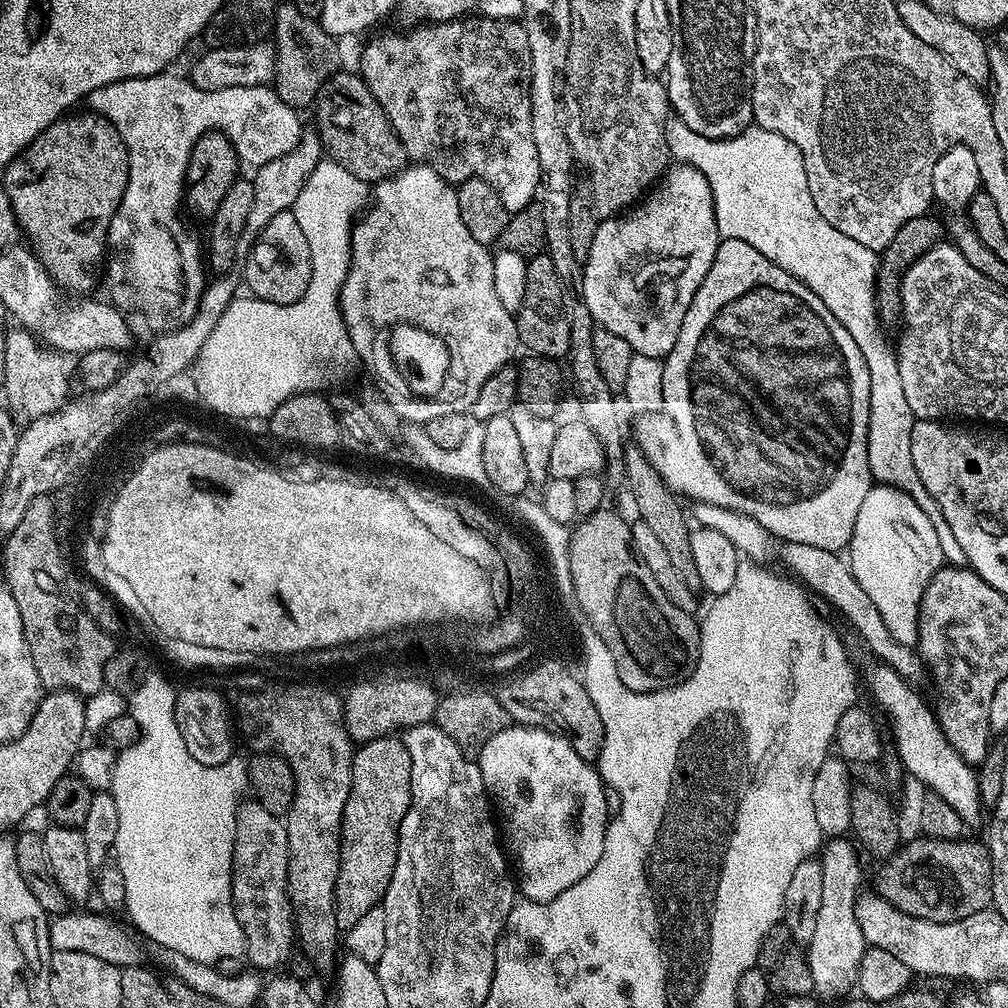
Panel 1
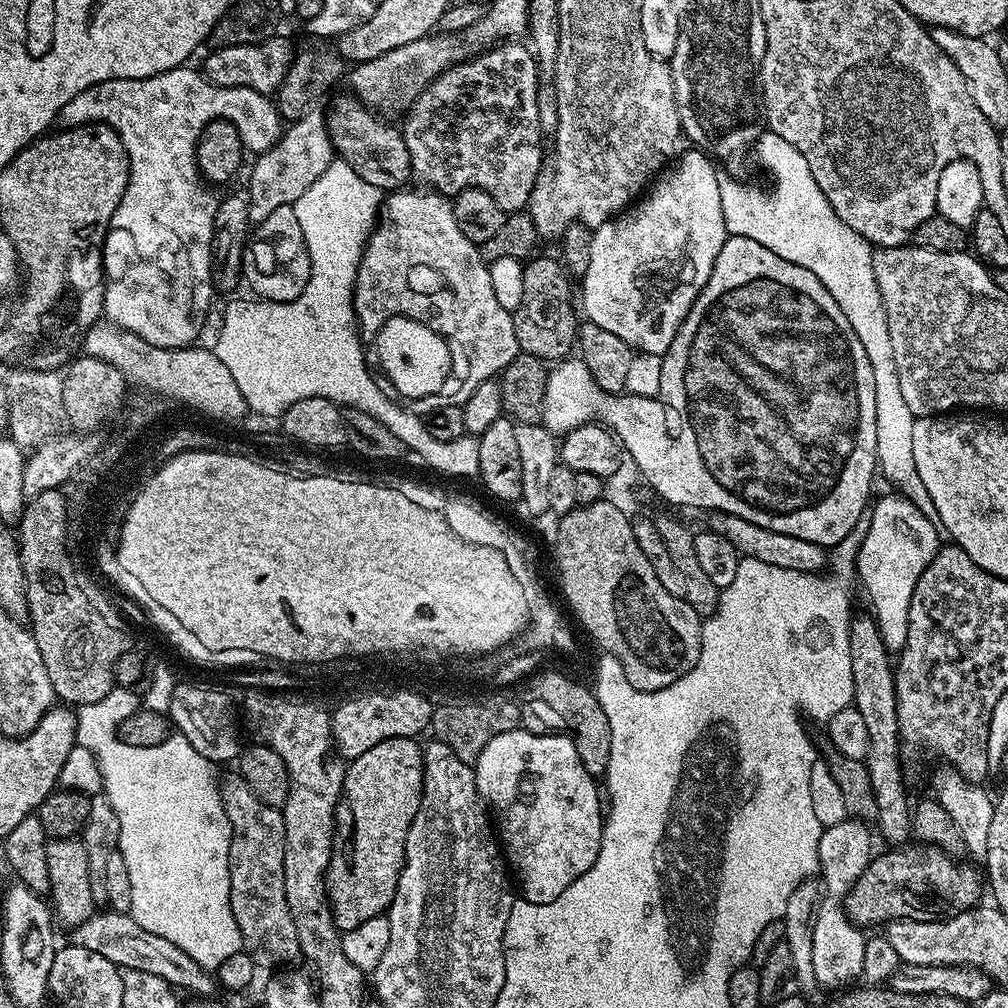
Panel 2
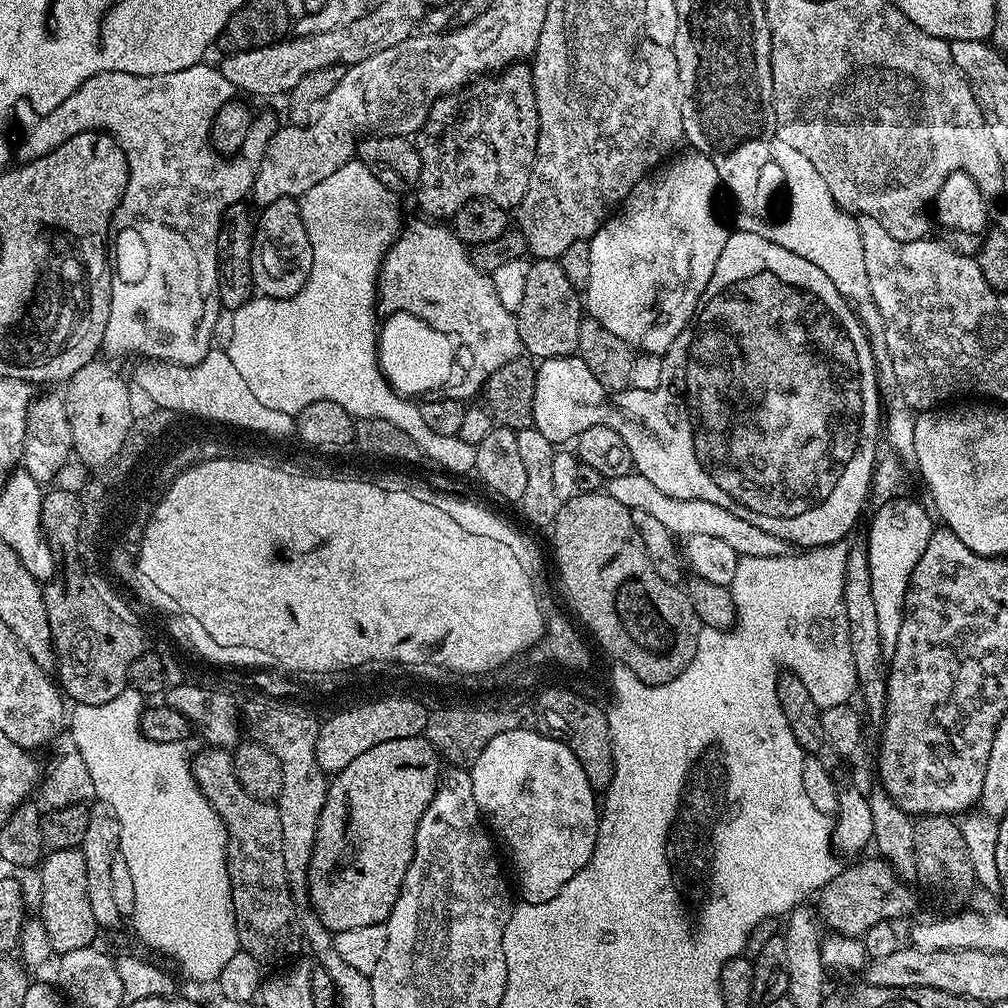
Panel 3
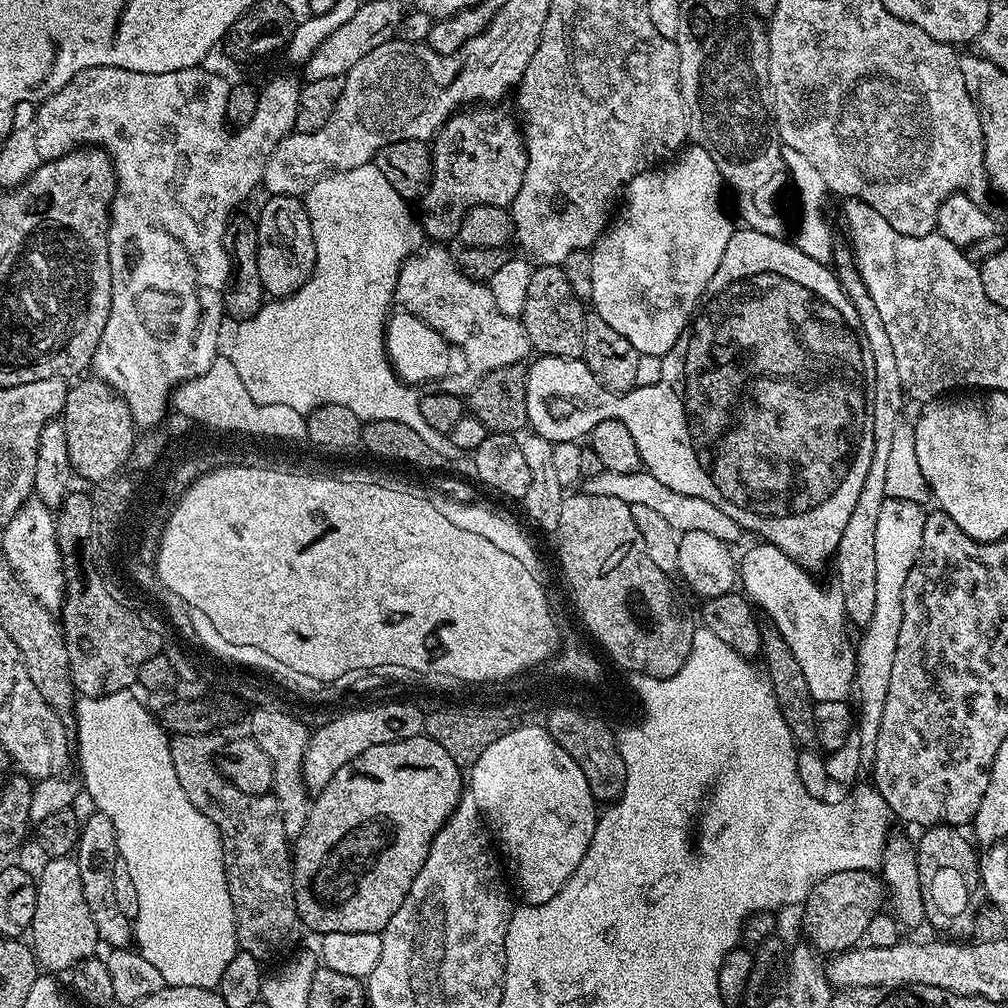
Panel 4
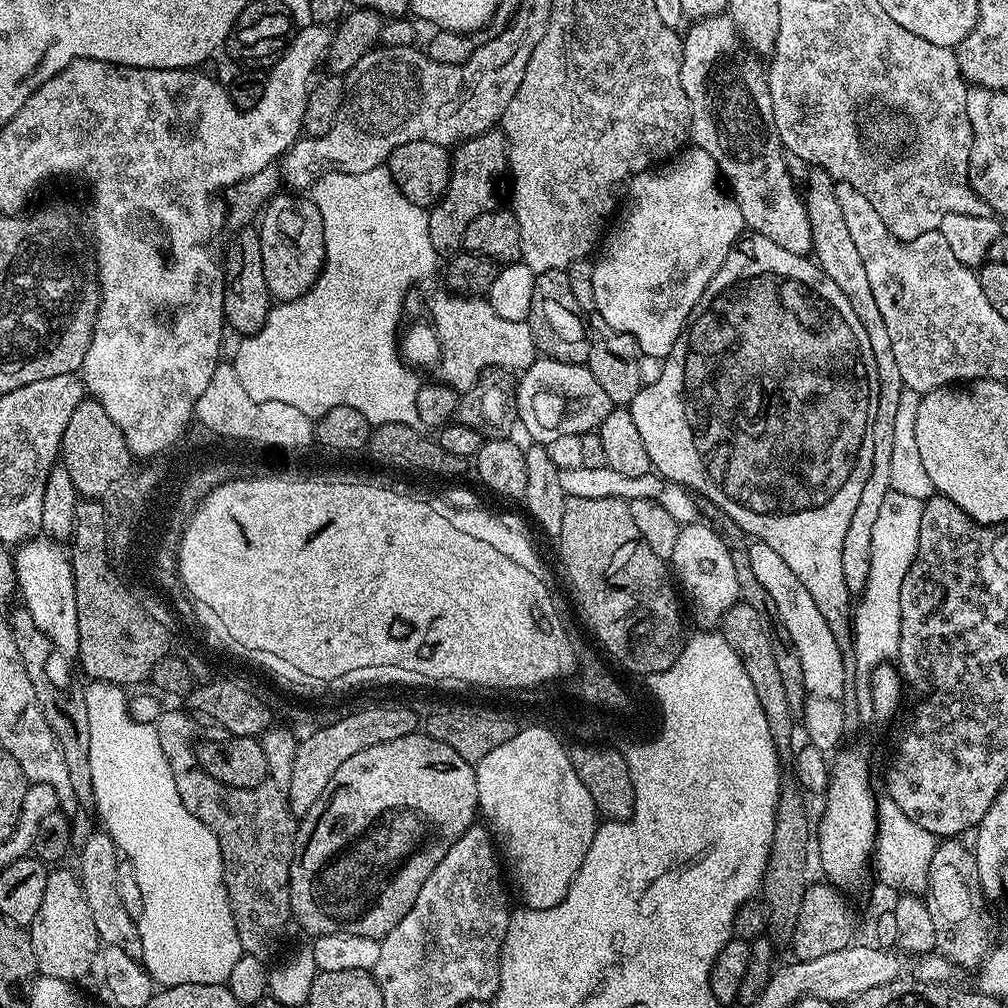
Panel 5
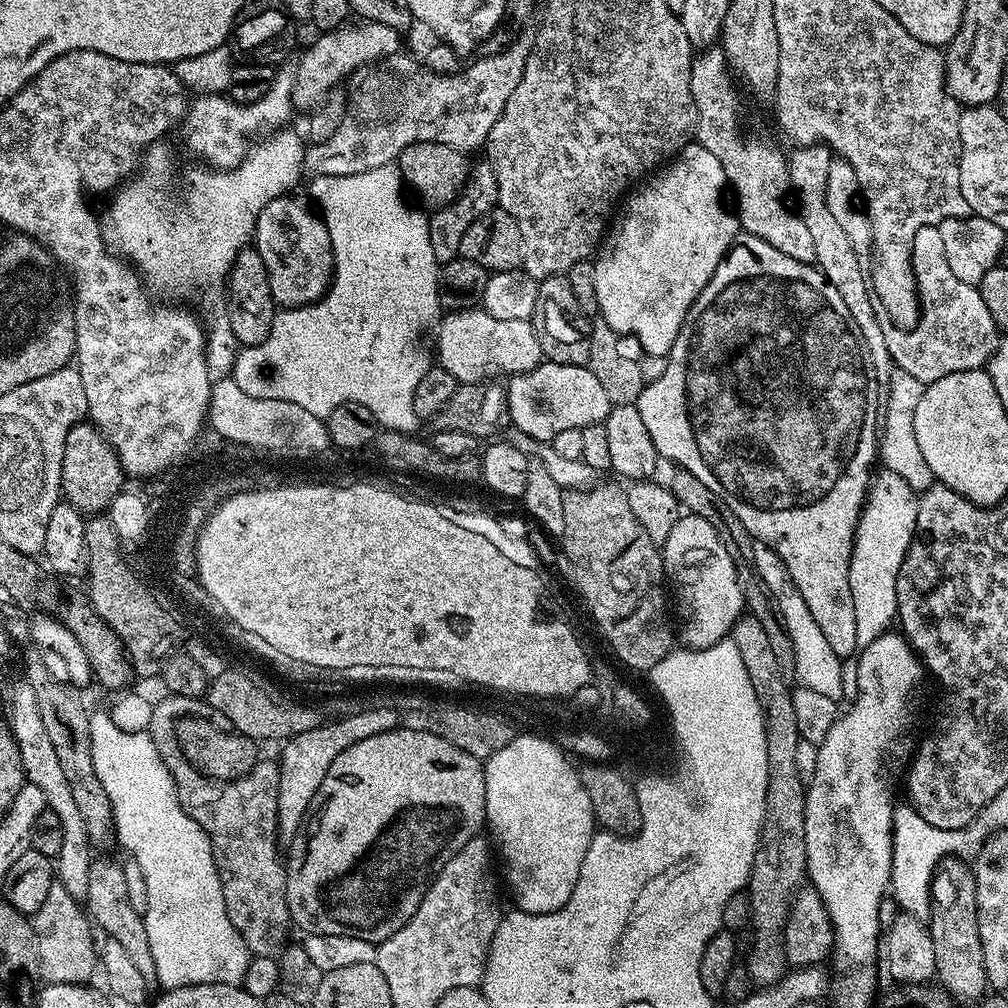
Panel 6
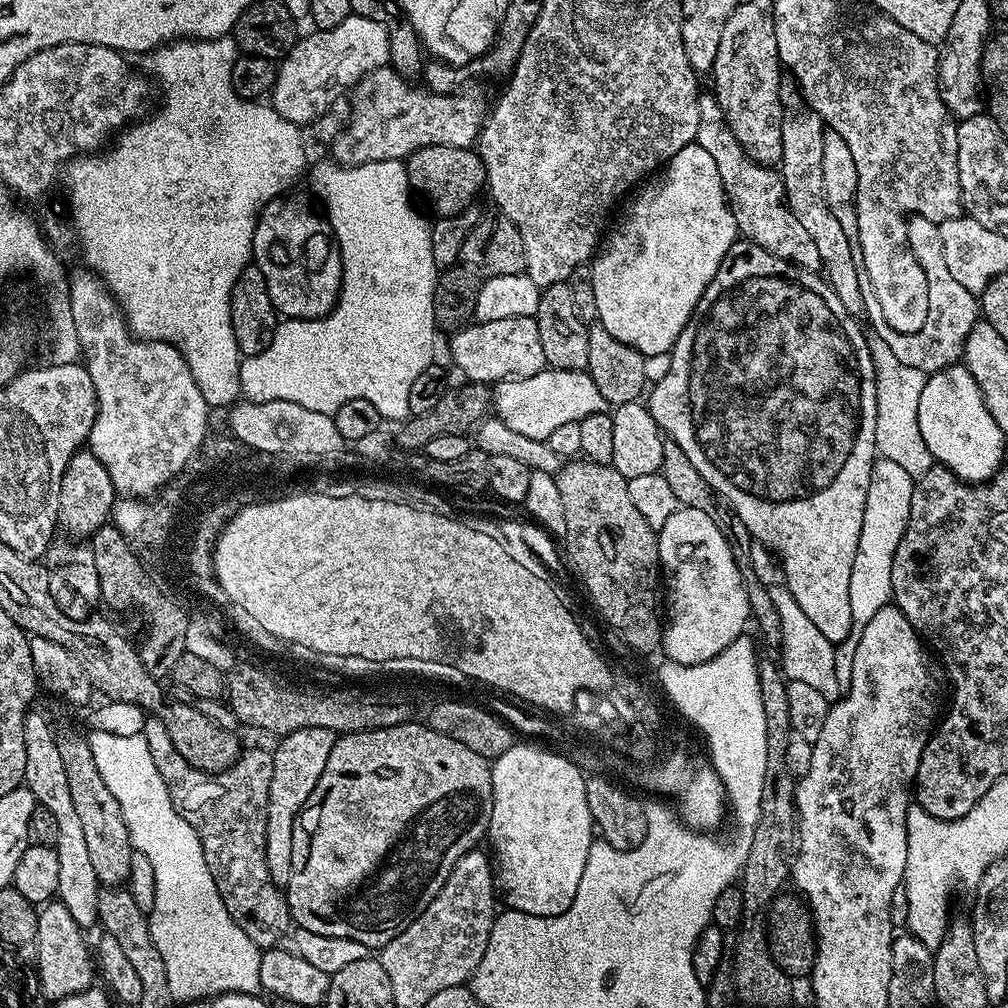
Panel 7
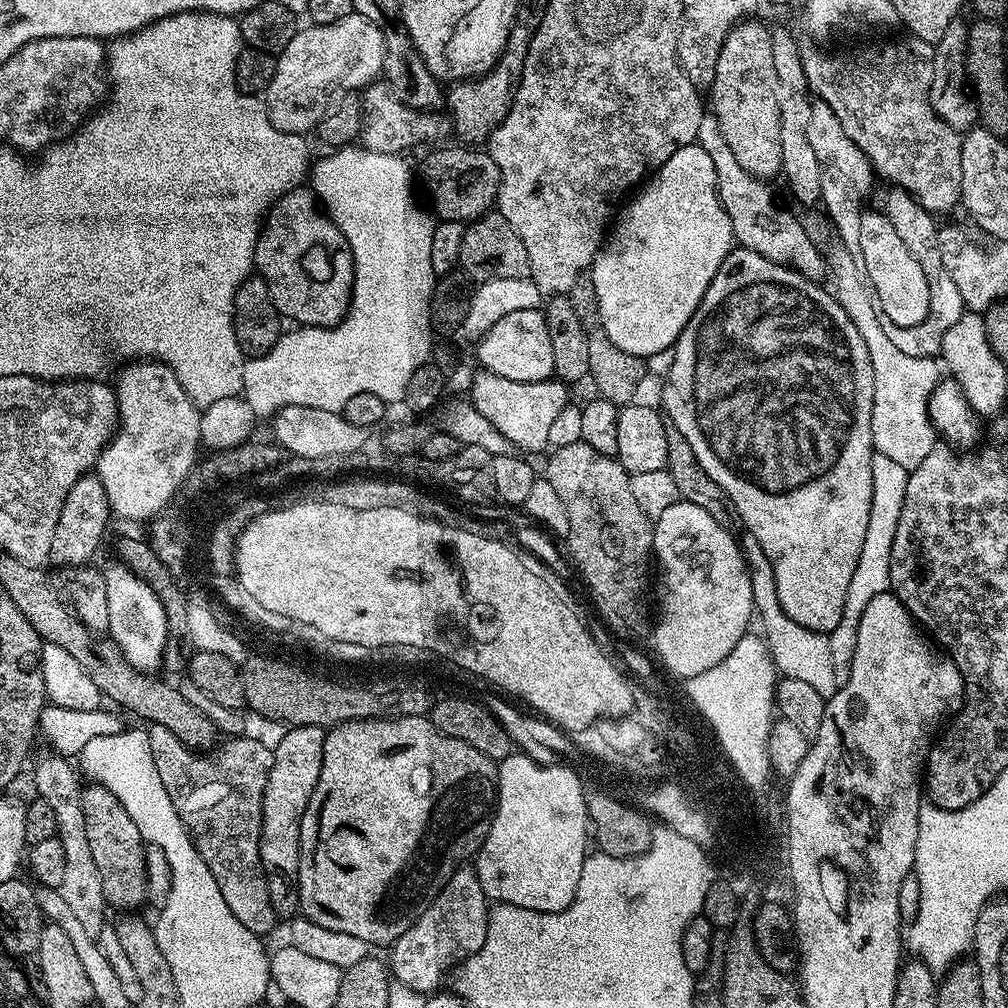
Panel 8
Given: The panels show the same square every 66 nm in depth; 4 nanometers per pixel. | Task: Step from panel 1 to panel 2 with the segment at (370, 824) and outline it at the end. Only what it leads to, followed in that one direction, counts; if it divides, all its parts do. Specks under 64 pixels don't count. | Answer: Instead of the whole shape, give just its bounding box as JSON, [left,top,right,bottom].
[328,736,424,933]

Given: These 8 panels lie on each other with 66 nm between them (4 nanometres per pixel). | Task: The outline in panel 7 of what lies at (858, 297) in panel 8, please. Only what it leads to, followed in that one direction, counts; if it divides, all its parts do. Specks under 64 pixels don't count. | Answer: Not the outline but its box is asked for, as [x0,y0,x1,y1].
[872,343,934,478]

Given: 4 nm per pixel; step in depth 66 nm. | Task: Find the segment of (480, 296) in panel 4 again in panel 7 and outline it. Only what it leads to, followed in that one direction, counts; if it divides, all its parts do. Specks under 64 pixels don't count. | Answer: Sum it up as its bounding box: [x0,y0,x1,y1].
[451,316,546,385]

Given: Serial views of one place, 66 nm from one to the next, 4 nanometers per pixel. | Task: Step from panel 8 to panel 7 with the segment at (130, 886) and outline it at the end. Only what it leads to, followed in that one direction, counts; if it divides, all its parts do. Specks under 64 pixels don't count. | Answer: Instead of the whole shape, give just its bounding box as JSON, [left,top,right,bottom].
[56,731,134,889]

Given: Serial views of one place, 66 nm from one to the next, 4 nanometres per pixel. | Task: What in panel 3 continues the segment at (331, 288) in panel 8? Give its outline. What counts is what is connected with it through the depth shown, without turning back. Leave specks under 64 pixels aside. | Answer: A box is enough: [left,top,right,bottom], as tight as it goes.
[252,197,312,300]

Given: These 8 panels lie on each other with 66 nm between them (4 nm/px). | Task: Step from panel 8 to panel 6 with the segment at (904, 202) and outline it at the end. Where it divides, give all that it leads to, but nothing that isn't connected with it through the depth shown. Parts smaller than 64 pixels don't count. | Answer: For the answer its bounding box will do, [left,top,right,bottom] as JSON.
[876,227,998,385]

